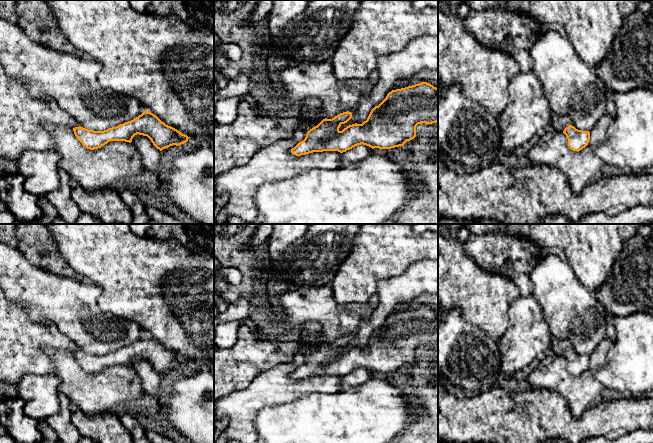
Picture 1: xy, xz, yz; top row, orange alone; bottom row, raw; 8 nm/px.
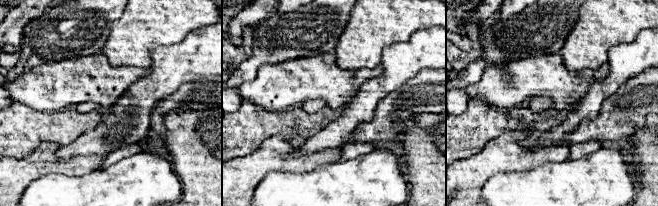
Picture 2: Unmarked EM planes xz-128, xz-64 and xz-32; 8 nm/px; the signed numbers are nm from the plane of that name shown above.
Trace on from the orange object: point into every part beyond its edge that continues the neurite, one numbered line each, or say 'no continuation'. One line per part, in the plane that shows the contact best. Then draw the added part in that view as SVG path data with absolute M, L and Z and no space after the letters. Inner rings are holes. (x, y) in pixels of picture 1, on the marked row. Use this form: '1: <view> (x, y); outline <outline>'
1: yz (560, 122); outline M553 114L552 125L556 131L563 132L566 127L571 125L571 120L568 116Z

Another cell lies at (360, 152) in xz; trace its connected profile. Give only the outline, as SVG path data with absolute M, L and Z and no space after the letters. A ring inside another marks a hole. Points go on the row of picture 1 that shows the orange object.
M361 144L341 153L341 167L346 167L367 158L372 154L372 150L371 147Z

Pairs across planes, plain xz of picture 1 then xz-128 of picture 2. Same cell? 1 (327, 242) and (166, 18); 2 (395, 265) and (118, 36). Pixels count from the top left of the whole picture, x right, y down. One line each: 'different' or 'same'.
1: different
2: same

